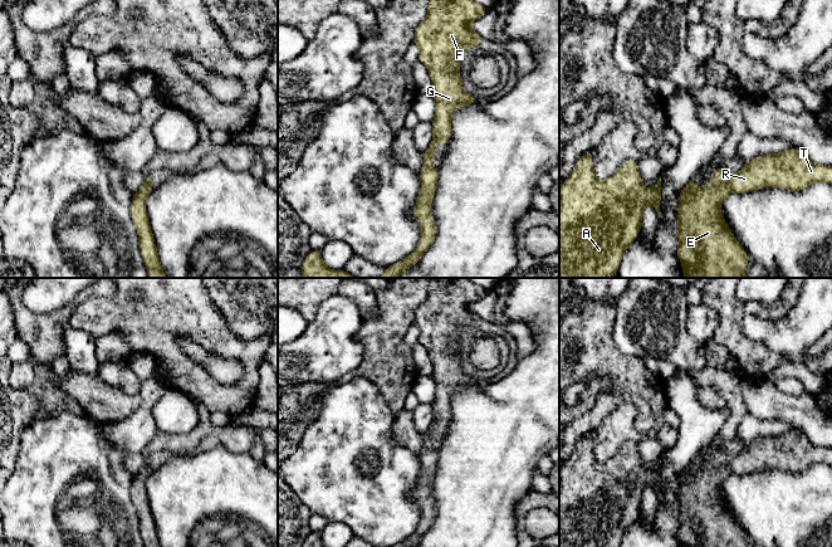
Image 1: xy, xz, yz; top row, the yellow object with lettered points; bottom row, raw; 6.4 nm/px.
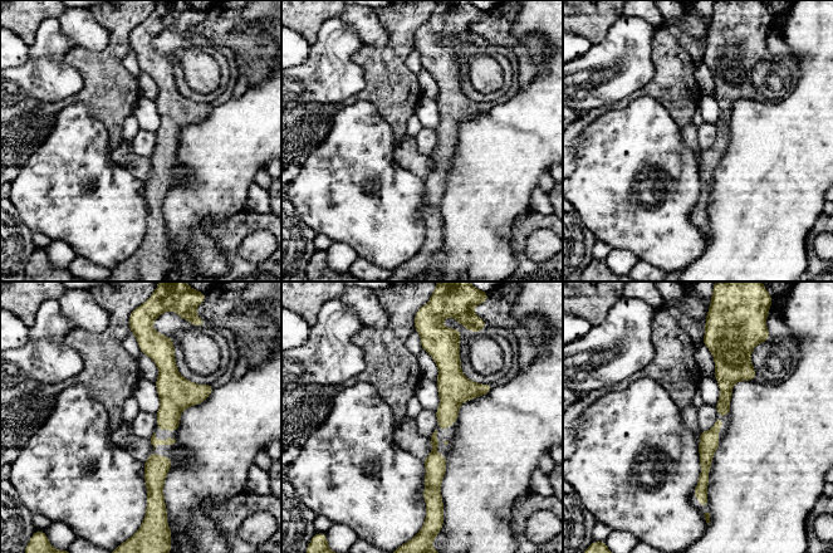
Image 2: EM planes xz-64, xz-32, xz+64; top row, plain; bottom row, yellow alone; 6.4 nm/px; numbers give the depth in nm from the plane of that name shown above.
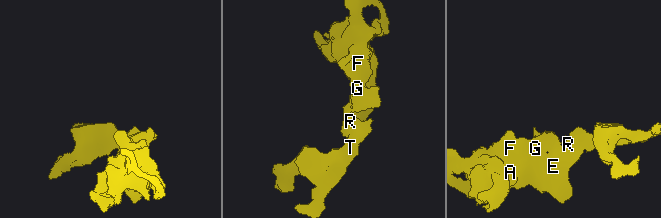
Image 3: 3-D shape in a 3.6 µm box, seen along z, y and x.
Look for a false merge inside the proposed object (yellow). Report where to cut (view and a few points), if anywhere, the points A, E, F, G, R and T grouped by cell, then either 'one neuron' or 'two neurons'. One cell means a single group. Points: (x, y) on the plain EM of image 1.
no cut | A E F G R T | one neuron

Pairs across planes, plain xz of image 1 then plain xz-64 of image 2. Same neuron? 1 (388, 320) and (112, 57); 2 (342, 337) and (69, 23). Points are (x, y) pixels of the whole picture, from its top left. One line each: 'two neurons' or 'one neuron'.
1: one neuron
2: two neurons

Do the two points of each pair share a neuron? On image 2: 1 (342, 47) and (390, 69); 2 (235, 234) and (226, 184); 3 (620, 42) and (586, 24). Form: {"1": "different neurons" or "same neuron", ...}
{"1": "different neurons", "2": "different neurons", "3": "different neurons"}

